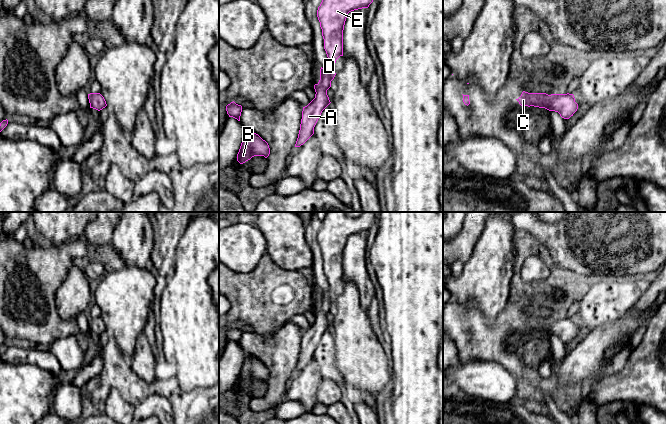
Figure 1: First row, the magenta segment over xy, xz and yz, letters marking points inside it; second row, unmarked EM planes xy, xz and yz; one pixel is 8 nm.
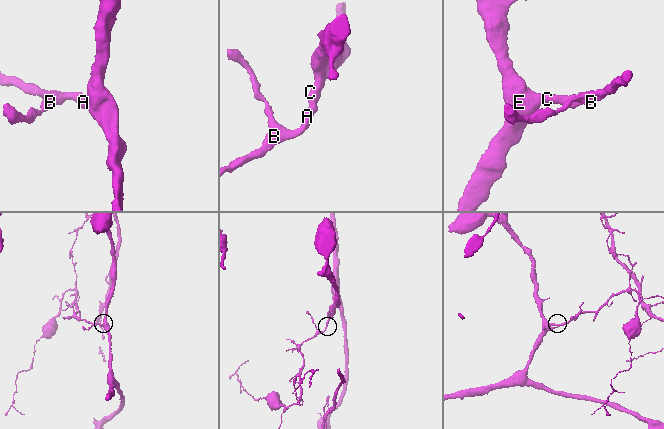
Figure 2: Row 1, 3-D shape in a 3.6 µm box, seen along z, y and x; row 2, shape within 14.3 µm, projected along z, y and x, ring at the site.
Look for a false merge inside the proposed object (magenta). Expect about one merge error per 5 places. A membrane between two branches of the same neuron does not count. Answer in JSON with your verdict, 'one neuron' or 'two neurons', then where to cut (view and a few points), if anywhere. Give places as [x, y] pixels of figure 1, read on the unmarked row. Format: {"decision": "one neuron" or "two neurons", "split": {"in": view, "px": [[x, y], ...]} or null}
{"decision": "one neuron", "split": null}

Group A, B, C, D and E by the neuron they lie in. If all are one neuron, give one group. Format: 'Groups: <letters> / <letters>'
Groups: A B C D E

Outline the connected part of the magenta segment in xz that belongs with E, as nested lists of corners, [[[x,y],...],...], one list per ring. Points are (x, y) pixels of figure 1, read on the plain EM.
[[[326,212],[317,241],[322,253],[328,291],[320,293],[320,304],[314,309],[315,322],[302,335],[300,354],[295,371],[303,369],[313,358],[322,335],[331,327],[327,314],[334,303],[336,284],[343,280],[343,254],[349,236],[368,232],[375,222],[374,212],[353,217],[347,212]]]

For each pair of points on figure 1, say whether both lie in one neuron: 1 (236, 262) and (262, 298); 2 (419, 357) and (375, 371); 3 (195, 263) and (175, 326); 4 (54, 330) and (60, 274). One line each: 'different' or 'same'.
1: different
2: different
3: same
4: same

